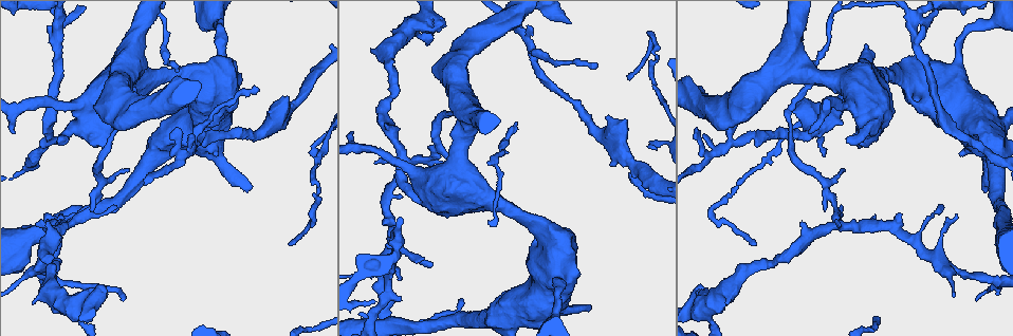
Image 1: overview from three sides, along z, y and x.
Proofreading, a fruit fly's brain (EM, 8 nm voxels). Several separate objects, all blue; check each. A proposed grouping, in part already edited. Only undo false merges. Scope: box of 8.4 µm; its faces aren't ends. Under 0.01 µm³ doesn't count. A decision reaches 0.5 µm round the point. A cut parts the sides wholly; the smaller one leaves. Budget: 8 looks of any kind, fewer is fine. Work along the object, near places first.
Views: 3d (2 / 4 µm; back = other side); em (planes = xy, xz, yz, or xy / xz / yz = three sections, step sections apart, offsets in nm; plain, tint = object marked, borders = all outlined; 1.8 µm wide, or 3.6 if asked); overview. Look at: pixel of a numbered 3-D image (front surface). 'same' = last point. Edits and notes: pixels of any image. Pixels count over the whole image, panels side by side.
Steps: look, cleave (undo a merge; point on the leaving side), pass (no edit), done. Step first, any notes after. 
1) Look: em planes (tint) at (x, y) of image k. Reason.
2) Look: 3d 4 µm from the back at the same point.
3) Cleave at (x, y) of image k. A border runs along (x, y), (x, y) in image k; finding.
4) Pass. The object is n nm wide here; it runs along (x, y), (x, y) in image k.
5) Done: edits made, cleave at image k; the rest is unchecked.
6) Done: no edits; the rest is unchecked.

Look: 3d 4 µm at (842, 224) of image 1. Three-way junction.

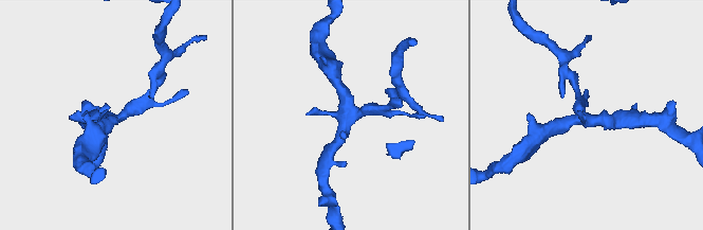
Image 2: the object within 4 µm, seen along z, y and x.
Look: em 3.6 µm xy step 8 (tint) at (587, 118) of image 2.

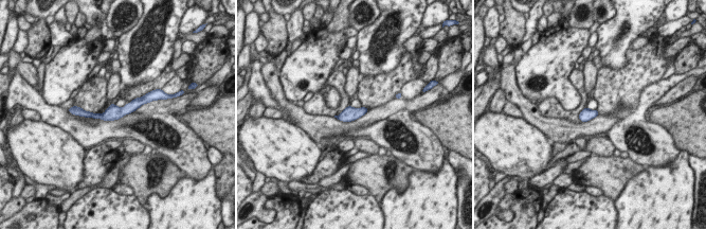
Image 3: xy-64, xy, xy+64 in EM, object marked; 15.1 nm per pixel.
Pass. It runs along (145, 100), (107, 116), (88, 114) in image 3; all the same neuron.

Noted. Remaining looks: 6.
Look: em planes (tint) at (532, 55) of image 1. Sharp bend.

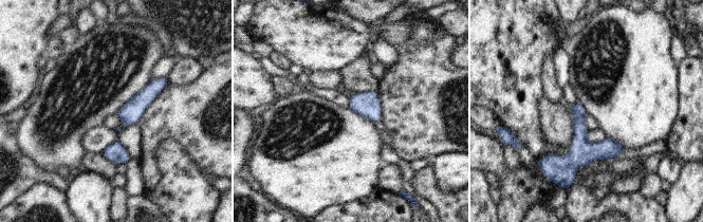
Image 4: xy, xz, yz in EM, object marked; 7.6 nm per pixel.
Pass. The object is 100 nm wide here; it runs along (577, 104), (578, 154), (572, 172) in image 4; continuous, no second neuron.

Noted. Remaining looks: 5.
Look: em yz step 16 (tint) at (922, 20) of image 1. Sharp bend.

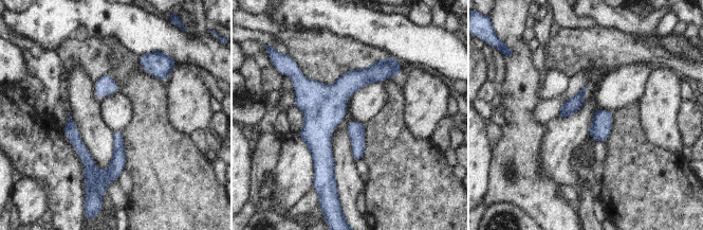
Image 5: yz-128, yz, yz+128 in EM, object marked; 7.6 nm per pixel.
Cleave at (103, 178) of image 5. A border runs along (96, 169), (93, 178), (88, 183) in image 5; two neurons meet here.

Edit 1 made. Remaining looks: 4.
Done: edits made, cleave at image 5; the rest is unchecked.

